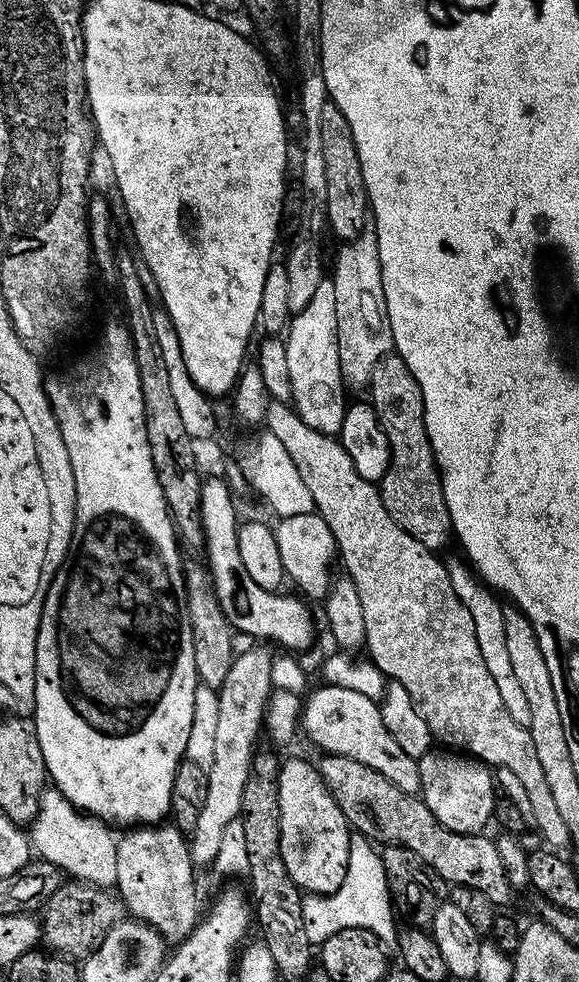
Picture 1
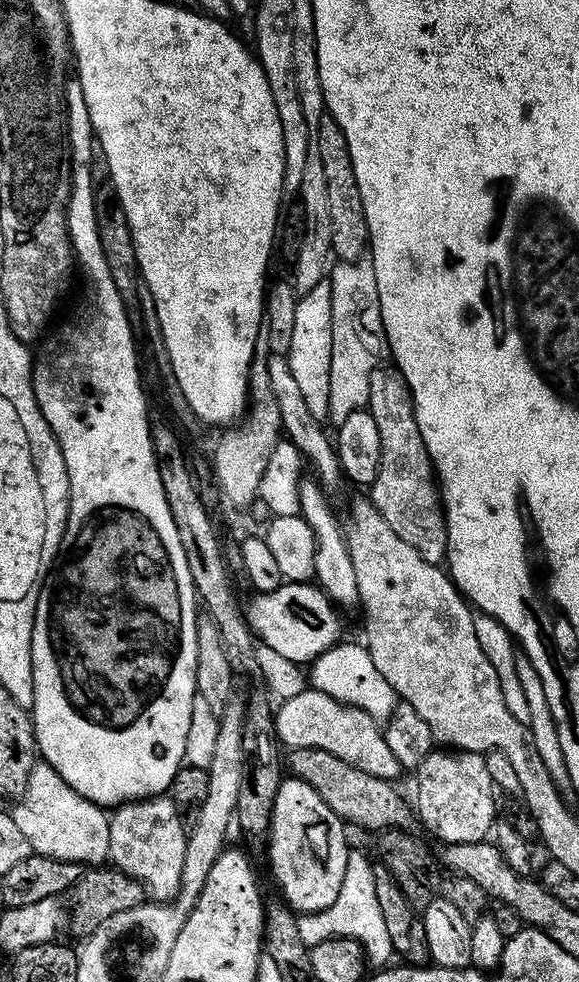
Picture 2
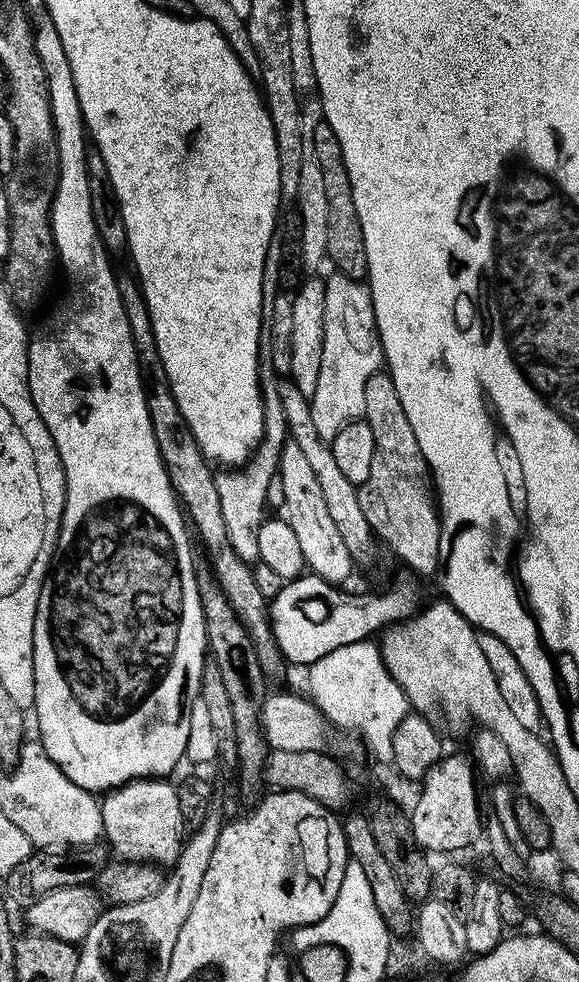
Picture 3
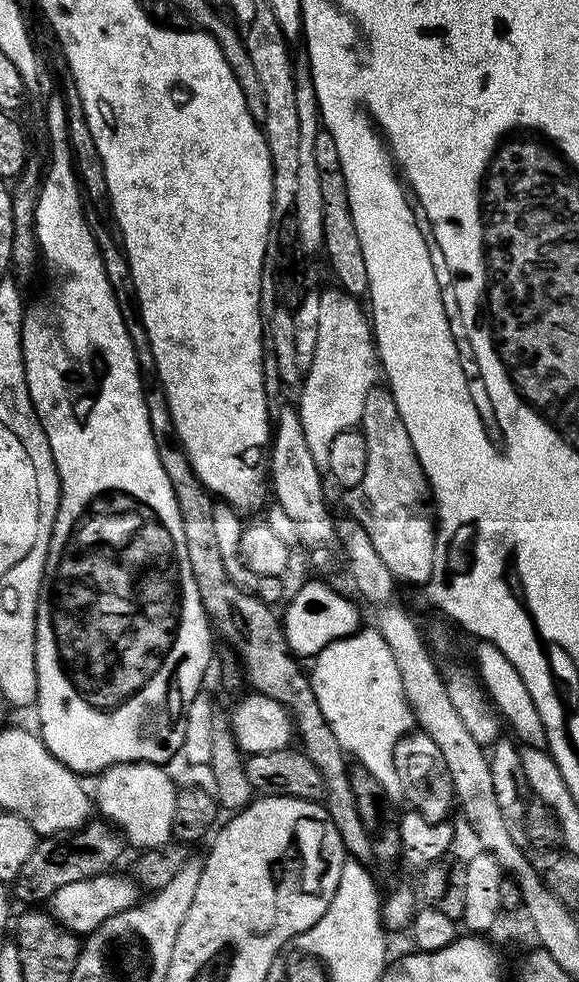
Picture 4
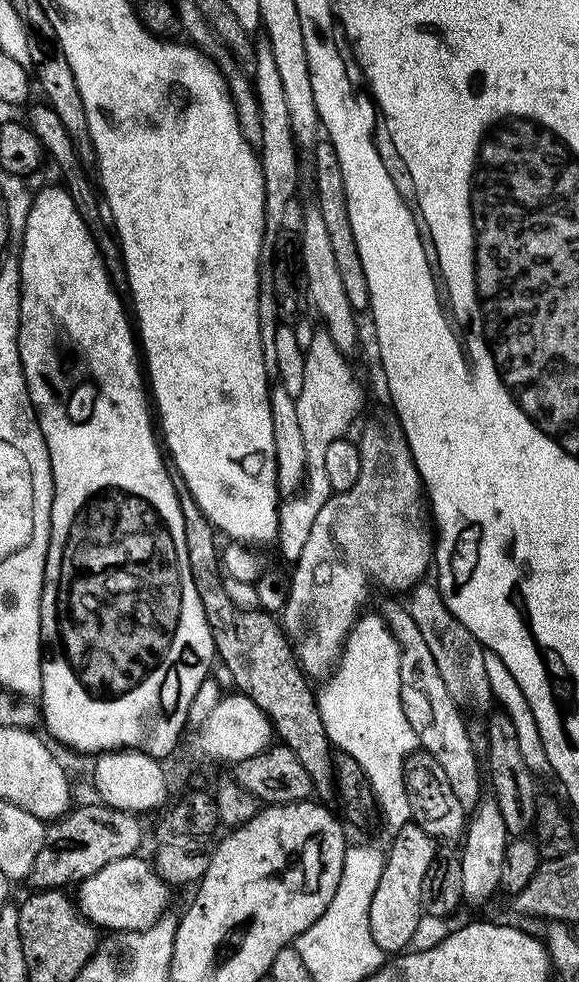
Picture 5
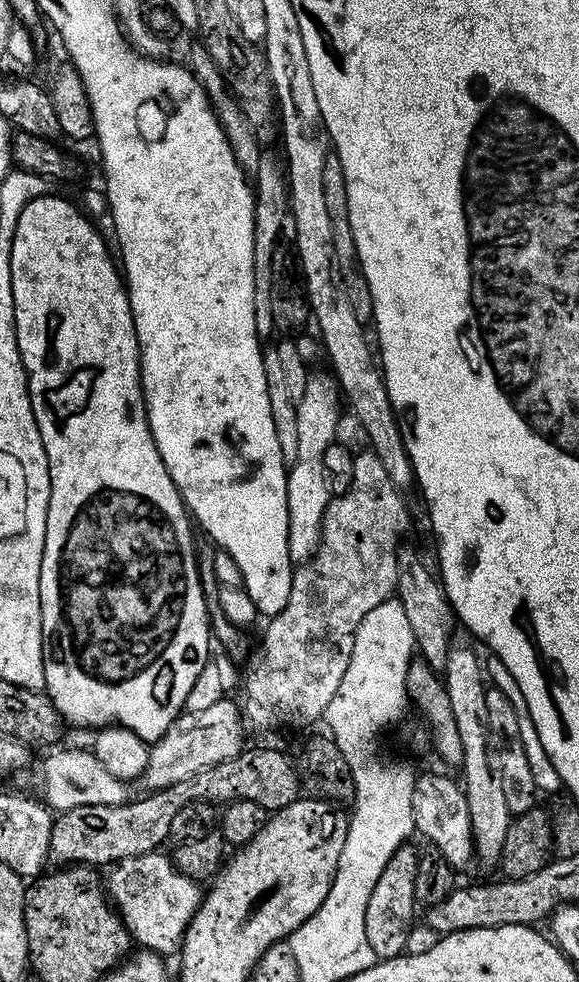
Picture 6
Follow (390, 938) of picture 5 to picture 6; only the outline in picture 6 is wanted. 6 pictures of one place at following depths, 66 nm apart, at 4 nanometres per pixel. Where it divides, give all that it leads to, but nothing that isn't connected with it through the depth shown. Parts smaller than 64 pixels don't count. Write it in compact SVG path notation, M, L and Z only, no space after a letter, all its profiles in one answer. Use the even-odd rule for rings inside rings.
M405 844L393 849L390 862L375 882L370 901L366 904L366 938L379 961L389 960L405 953L408 934L416 922L414 916L418 911L418 905L414 882L417 880L417 862L420 856L411 846Z

